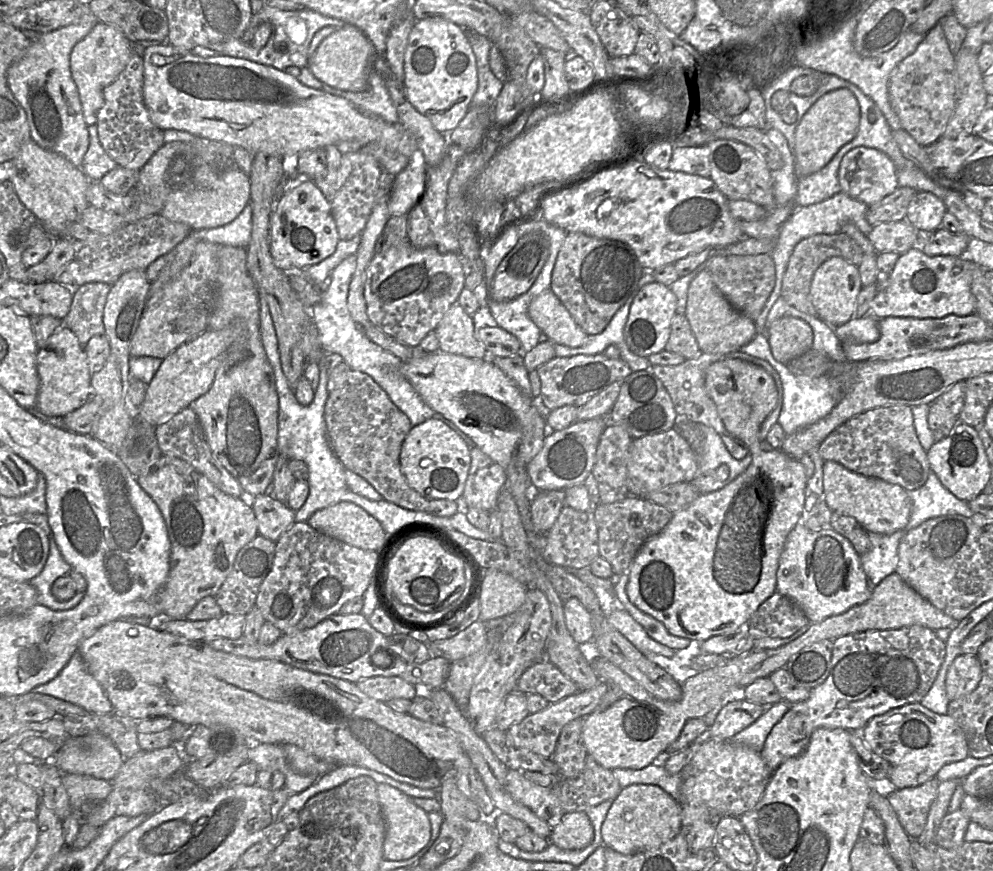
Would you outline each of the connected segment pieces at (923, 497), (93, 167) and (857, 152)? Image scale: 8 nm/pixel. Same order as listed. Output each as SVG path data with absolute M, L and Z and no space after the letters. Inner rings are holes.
M932 471L925 484L916 490L908 491L908 495L911 502L911 513L905 527L907 532L931 518L945 515L972 518L974 515L968 502L957 498L946 489Z
M88 126L90 144L81 164L81 169L90 181L101 181L109 171L119 165L105 152L98 135L98 126Z
M859 146L850 150L841 160L838 169L841 191L867 206L880 202L898 187L896 169L891 159L883 152Z

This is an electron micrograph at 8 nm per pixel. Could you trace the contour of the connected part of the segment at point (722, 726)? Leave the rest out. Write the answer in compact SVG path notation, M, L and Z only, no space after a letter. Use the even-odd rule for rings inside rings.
M748 700L730 701L716 715L705 737L719 742L729 741L754 723L764 712L762 705Z

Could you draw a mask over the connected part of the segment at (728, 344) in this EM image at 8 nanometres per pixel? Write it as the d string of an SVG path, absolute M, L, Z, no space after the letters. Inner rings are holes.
M708 270L701 271L689 285L685 316L703 353L740 351L742 346L757 335L754 321L731 306L713 282Z

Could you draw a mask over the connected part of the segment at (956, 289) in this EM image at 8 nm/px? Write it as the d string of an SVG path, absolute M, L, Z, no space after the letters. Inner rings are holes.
M913 247L900 254L888 279L888 286L878 291L871 302L871 315L877 319L886 317L943 318L953 314L968 316L976 311L976 301L971 292L973 262L966 256L934 256L924 254L920 247Z

